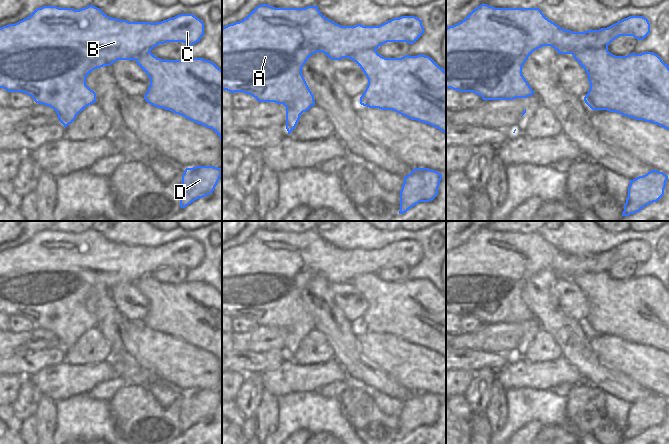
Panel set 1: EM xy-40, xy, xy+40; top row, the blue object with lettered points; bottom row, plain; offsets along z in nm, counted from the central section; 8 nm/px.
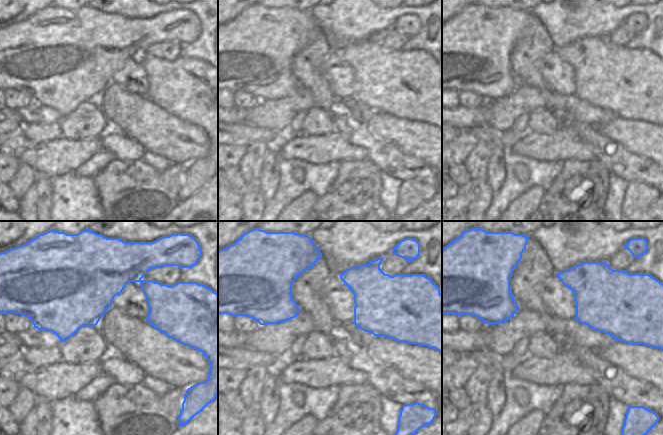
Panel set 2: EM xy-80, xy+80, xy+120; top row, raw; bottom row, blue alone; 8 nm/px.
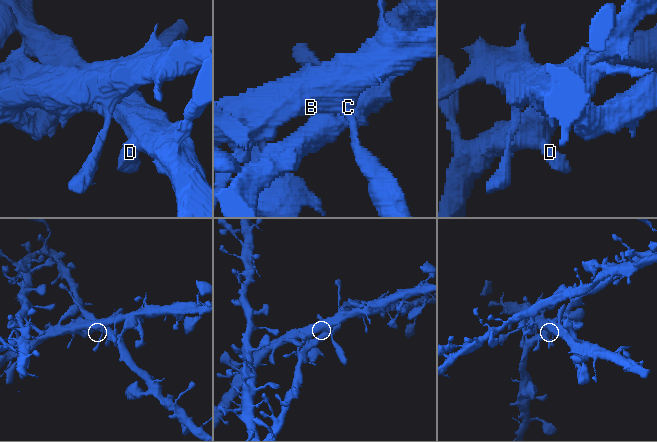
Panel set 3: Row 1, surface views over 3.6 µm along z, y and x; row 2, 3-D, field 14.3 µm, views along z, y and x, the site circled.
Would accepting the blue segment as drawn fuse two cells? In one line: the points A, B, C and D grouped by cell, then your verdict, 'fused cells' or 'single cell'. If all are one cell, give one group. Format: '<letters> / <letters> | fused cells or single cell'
A B C / D | fused cells

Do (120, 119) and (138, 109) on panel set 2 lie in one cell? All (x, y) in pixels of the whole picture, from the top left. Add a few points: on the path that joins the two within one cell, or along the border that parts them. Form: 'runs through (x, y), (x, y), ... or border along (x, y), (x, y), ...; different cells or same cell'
runs through (124, 115), (126, 113), (134, 113); same cell

